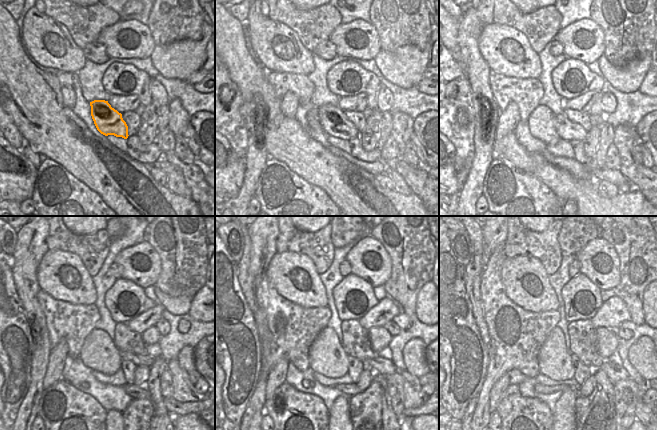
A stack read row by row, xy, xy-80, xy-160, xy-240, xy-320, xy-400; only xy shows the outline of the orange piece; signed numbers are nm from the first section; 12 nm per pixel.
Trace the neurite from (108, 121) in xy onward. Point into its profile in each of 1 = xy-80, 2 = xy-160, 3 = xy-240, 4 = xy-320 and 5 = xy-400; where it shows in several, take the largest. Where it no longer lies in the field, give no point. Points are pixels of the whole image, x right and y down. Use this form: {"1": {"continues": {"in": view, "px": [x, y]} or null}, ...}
{"1": {"continues": {"in": "xy-80", "px": [332, 119]}}, "2": {"continues": {"in": "xy-160", "px": [567, 130]}}, "3": {"continues": {"in": "xy-240", "px": [147, 360]}}, "4": {"continues": {"in": "xy-320", "px": [379, 365]}}, "5": {"continues": {"in": "xy-400", "px": [614, 372]}}}

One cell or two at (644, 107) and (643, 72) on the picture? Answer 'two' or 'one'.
two

